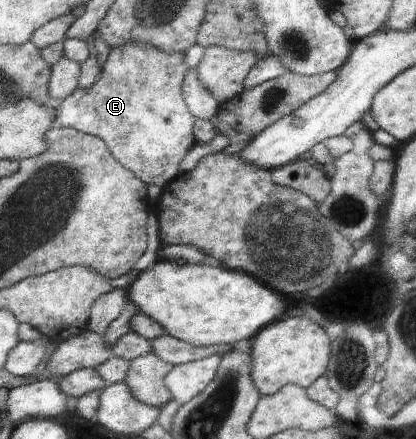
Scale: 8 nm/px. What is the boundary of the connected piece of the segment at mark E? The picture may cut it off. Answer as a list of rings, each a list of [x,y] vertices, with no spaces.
[[[127,41],[125,45],[111,47],[99,78],[91,87],[77,88],[60,102],[49,100],[49,105],[56,108],[55,126],[73,127],[103,139],[114,157],[127,170],[134,171],[147,185],[163,187],[171,178],[178,177],[179,164],[195,142],[193,122],[196,122],[196,118],[189,114],[185,98],[181,98],[185,68],[185,53],[181,51],[171,49],[167,52],[145,41]]]

